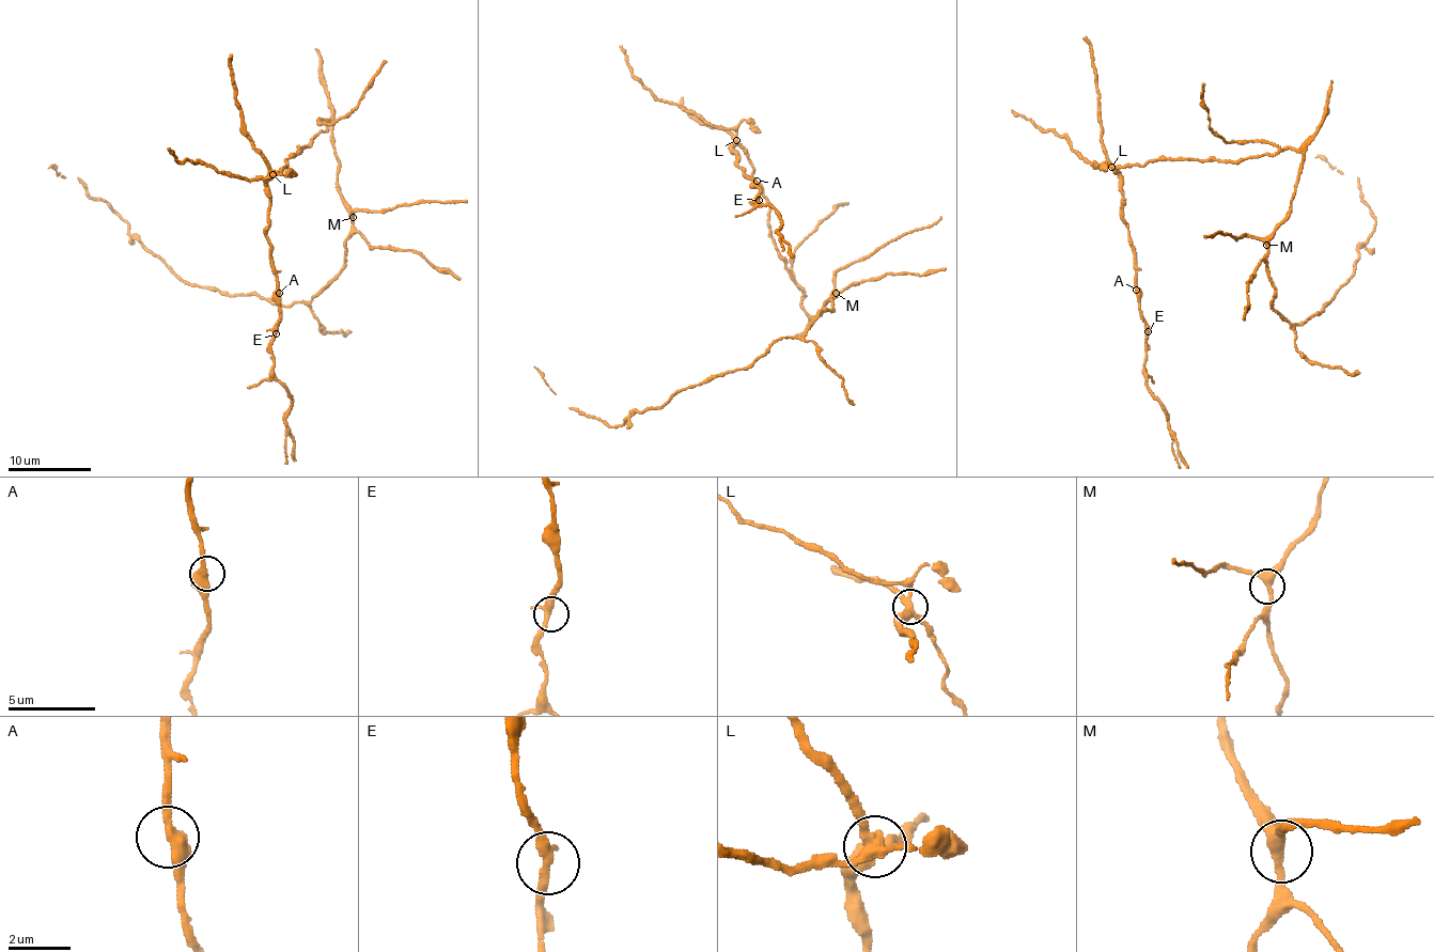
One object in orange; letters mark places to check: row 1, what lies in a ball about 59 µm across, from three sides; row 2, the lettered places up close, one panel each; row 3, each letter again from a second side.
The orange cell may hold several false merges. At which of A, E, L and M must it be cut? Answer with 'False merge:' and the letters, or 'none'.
False merge: L

